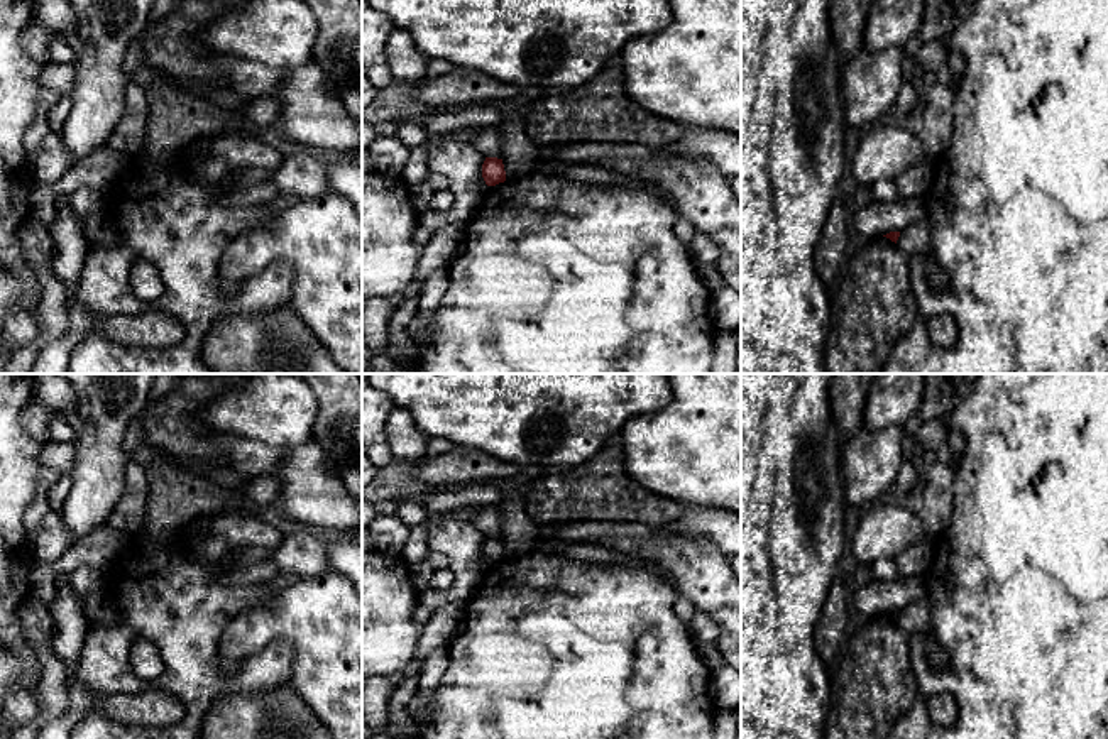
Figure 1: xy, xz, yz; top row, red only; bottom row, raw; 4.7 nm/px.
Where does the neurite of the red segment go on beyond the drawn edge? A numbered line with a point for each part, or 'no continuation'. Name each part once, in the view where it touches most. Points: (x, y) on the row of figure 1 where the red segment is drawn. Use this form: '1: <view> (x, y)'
no continuation

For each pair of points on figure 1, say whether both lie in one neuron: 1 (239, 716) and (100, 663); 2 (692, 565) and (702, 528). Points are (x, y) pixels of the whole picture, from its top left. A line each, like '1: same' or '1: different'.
1: different
2: different

